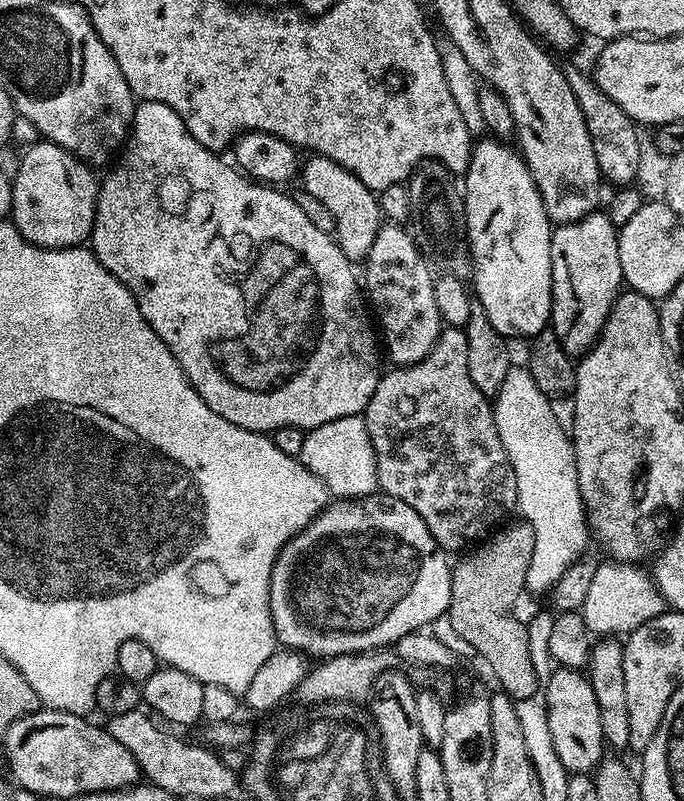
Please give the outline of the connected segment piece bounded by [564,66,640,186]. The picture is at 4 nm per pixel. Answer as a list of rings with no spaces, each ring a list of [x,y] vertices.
[[[564,68],[566,82],[570,82],[570,90],[574,90],[574,98],[578,98],[578,106],[582,106],[582,118],[586,118],[586,130],[590,130],[590,142],[594,142],[594,158],[598,158],[598,170],[605,181],[612,186],[632,186],[637,183],[636,175],[640,172],[640,136],[635,120],[614,102],[614,98],[606,98],[596,85],[595,79],[588,76],[580,68]]]

